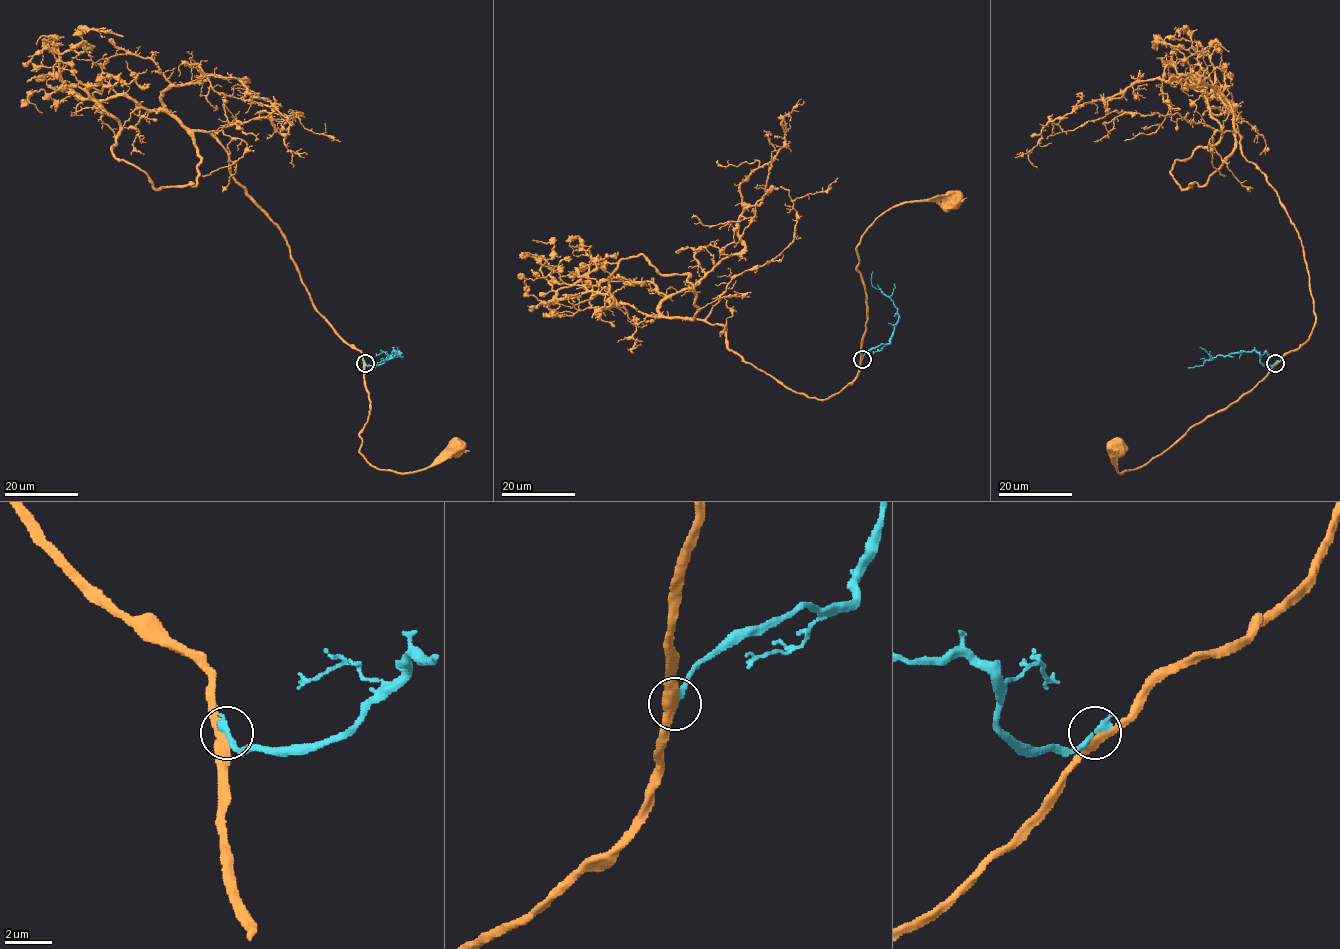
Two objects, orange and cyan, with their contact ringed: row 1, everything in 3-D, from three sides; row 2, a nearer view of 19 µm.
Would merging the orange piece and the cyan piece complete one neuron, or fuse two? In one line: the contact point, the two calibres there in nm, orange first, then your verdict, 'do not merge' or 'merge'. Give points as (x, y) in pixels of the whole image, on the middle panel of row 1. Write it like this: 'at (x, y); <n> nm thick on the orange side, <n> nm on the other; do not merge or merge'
at (862, 359); 320 nm thick on the orange side, 340 nm on the other; do not merge

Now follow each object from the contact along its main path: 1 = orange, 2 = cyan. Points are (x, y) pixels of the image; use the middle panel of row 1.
1: (862, 359), (866, 308), (862, 275), (856, 268), (861, 237), (878, 217), (899, 204), (954, 201)
2: (862, 359), (873, 348), (890, 342), (898, 318), (892, 302), (872, 286), (872, 272)

